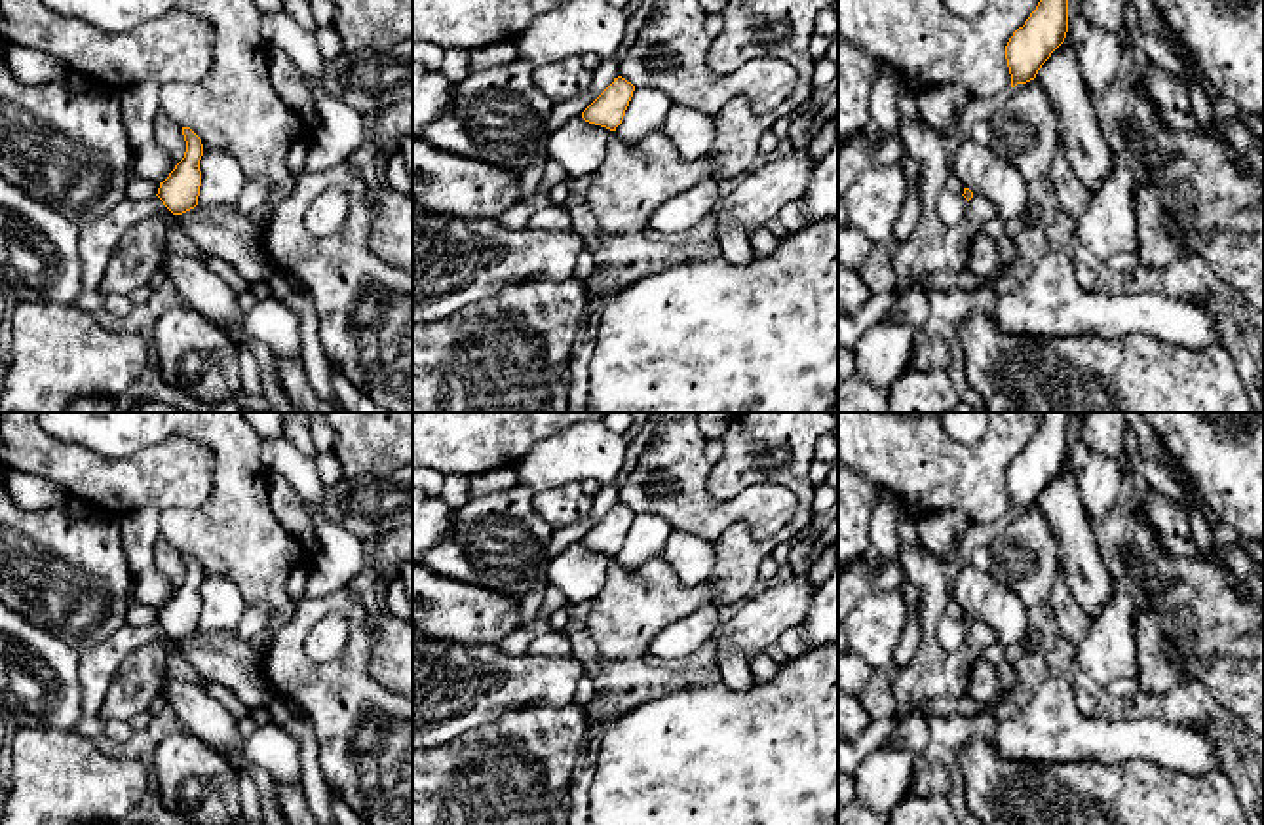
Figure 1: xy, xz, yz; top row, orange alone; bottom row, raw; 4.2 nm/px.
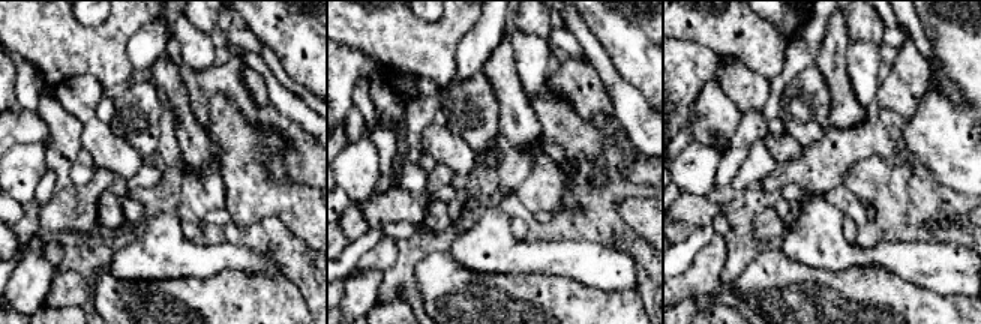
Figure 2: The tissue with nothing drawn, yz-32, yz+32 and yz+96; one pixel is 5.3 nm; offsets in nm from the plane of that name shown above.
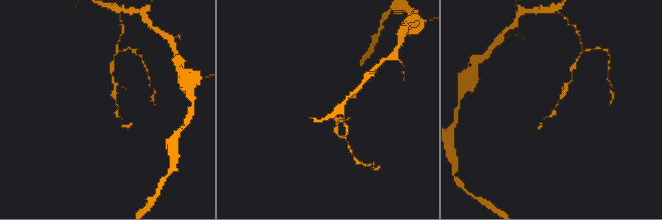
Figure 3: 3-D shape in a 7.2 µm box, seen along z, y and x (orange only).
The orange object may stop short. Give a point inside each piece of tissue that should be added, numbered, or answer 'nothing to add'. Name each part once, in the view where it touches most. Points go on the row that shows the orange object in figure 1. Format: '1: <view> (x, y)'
nothing to add

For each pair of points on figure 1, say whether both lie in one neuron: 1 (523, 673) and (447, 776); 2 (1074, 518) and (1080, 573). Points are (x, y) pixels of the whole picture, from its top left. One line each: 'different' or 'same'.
1: different
2: same

